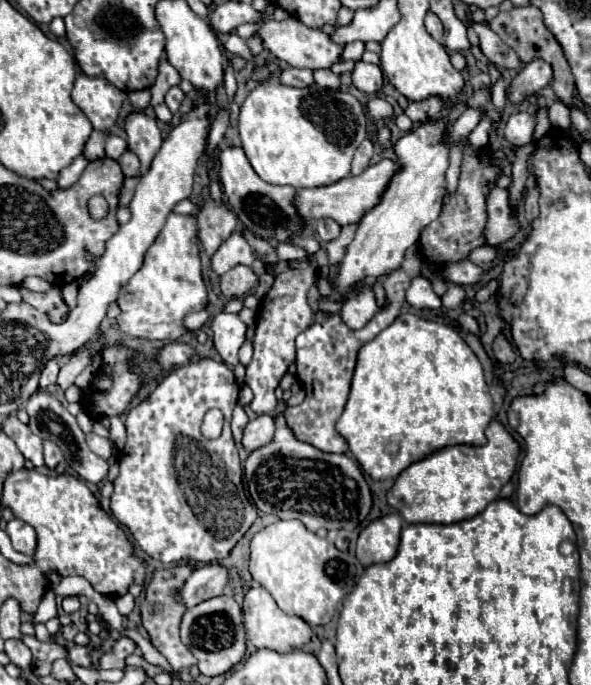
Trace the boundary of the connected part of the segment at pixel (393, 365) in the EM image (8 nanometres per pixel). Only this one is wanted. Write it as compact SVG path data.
M399 314L399 318L385 328L379 336L375 336L371 342L367 342L361 350L359 350L359 358L357 358L357 368L355 368L355 376L353 376L353 384L351 384L351 396L345 404L345 412L341 414L341 418L337 420L337 432L349 442L349 450L353 454L353 458L359 462L359 466L373 478L373 480L395 480L407 466L427 458L429 454L447 448L447 446L455 446L455 444L467 444L467 446L483 446L487 442L485 438L485 428L493 418L493 400L483 376L483 368L481 362L477 360L477 356L471 352L471 348L465 344L465 340L447 324L441 322L431 322L431 320L423 320L415 314Z

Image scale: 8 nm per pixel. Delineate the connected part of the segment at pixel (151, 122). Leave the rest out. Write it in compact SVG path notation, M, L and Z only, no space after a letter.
M143 110L131 112L125 116L125 132L127 132L127 150L137 154L141 160L141 166L147 172L151 160L161 148L163 136L157 126L157 120L147 116Z

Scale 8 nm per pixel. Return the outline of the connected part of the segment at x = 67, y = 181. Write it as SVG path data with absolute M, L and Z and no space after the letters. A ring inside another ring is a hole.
M79 156L71 166L67 166L63 172L61 172L61 176L59 176L59 186L61 188L69 188L69 186L73 186L77 180L79 180L79 176L81 176L81 172L85 170L85 166L89 164L89 158L85 158L85 156Z

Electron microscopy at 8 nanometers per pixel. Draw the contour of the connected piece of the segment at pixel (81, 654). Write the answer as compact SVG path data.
M75 644L73 648L69 648L69 662L77 664L77 666L89 668L89 666L91 666L91 654L89 654L89 648L87 648L87 646L79 646L79 644Z

